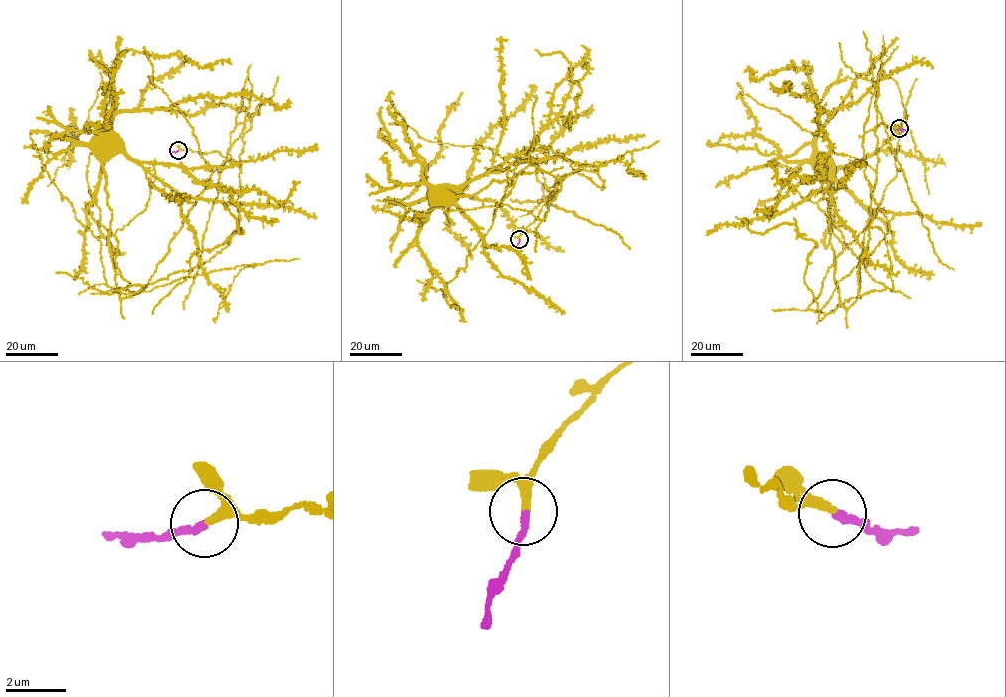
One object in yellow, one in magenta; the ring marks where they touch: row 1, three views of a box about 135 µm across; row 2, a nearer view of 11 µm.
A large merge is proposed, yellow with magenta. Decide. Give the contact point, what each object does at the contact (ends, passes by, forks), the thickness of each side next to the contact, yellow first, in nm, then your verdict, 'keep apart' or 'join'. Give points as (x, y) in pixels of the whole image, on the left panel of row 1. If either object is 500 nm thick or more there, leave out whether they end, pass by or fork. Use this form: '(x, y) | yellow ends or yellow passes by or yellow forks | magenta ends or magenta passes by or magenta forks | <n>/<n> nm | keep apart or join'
(178, 150) | yellow ends | magenta ends | 260/240 nm | join

